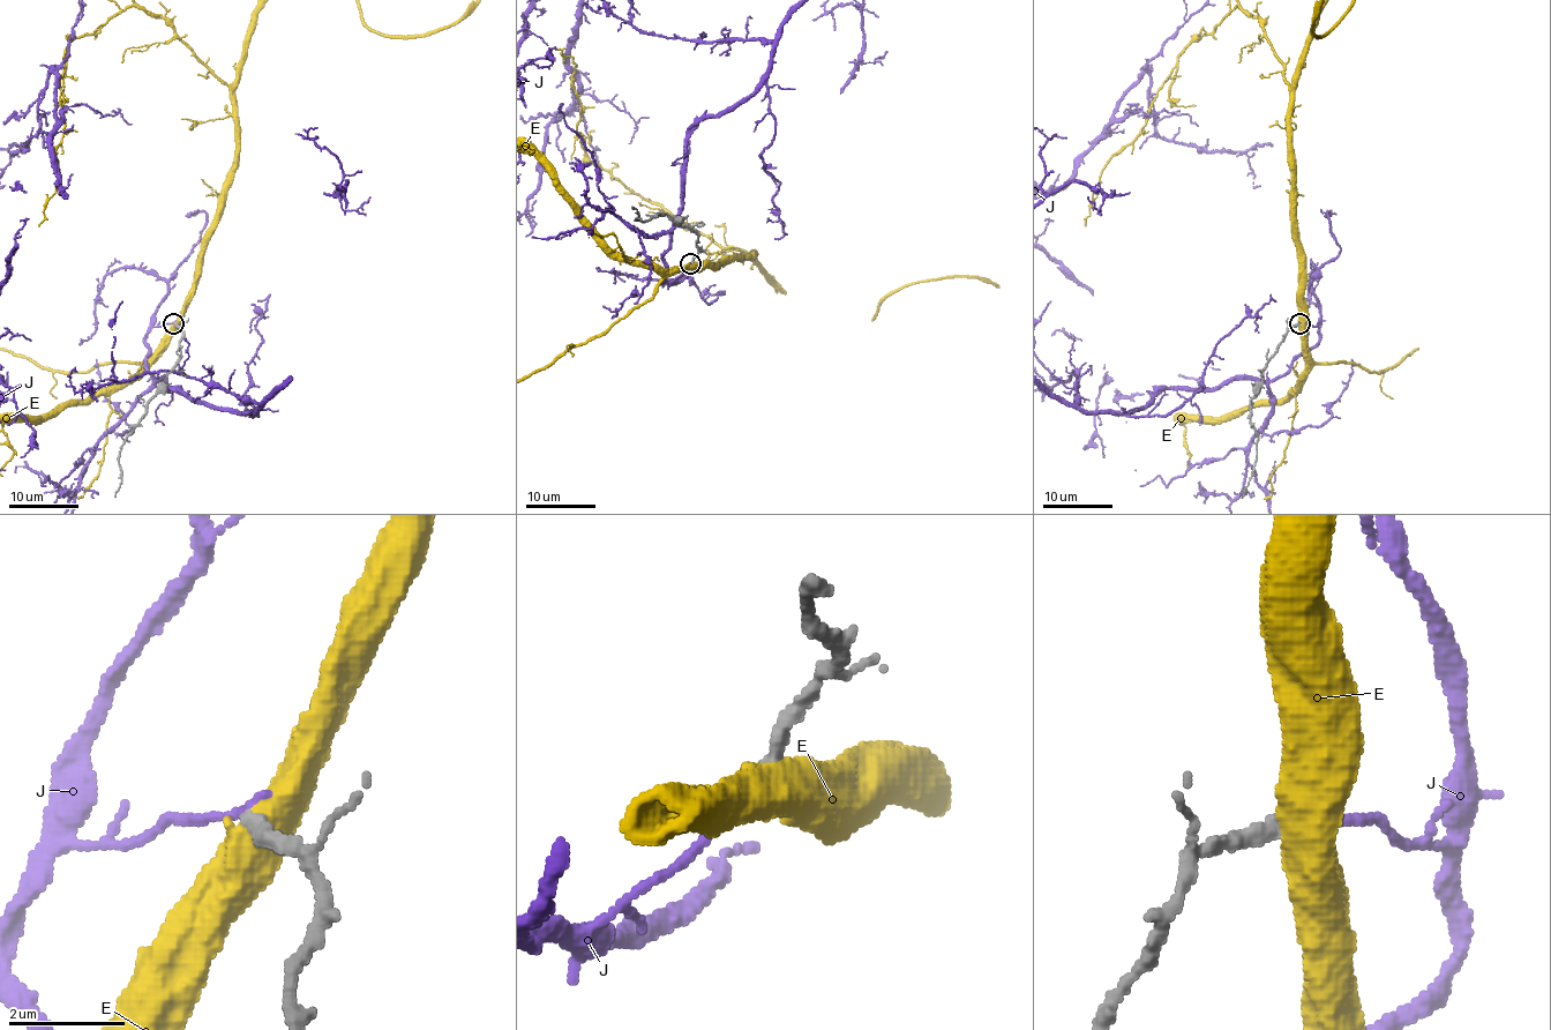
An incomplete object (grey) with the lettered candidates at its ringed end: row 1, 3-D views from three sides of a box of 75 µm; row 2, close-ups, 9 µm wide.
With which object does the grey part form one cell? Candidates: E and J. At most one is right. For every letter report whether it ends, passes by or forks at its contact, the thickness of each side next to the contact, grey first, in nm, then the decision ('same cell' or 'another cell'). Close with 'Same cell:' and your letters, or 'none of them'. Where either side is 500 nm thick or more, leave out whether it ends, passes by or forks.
E: 280 nm thick on the grey side, 550 nm on the other; another cell
J: it ends there; 260 nm thick on the grey side, 140 nm on the other; another cell
Same cell: none of them

